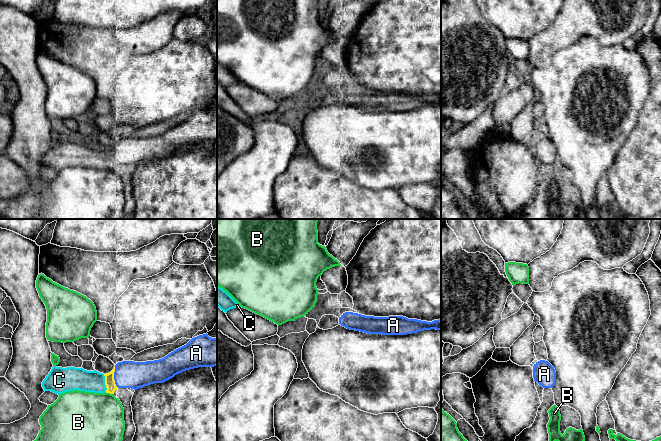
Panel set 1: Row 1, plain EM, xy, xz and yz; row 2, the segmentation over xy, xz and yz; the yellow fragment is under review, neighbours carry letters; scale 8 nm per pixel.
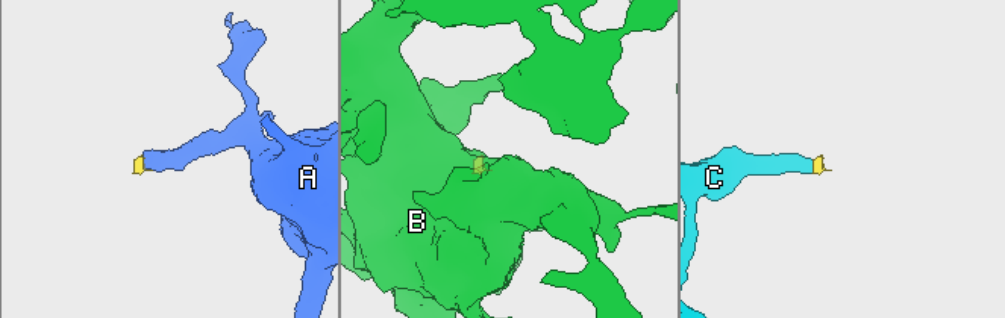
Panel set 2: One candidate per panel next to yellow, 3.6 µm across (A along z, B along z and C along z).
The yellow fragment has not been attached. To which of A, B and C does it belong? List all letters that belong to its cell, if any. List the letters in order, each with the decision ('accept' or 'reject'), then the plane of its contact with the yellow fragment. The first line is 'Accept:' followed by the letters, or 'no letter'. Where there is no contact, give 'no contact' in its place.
Accept: A, C
A: accept; meets yellow in xy
B: reject; meets yellow in xy
C: accept; meets yellow in xy

